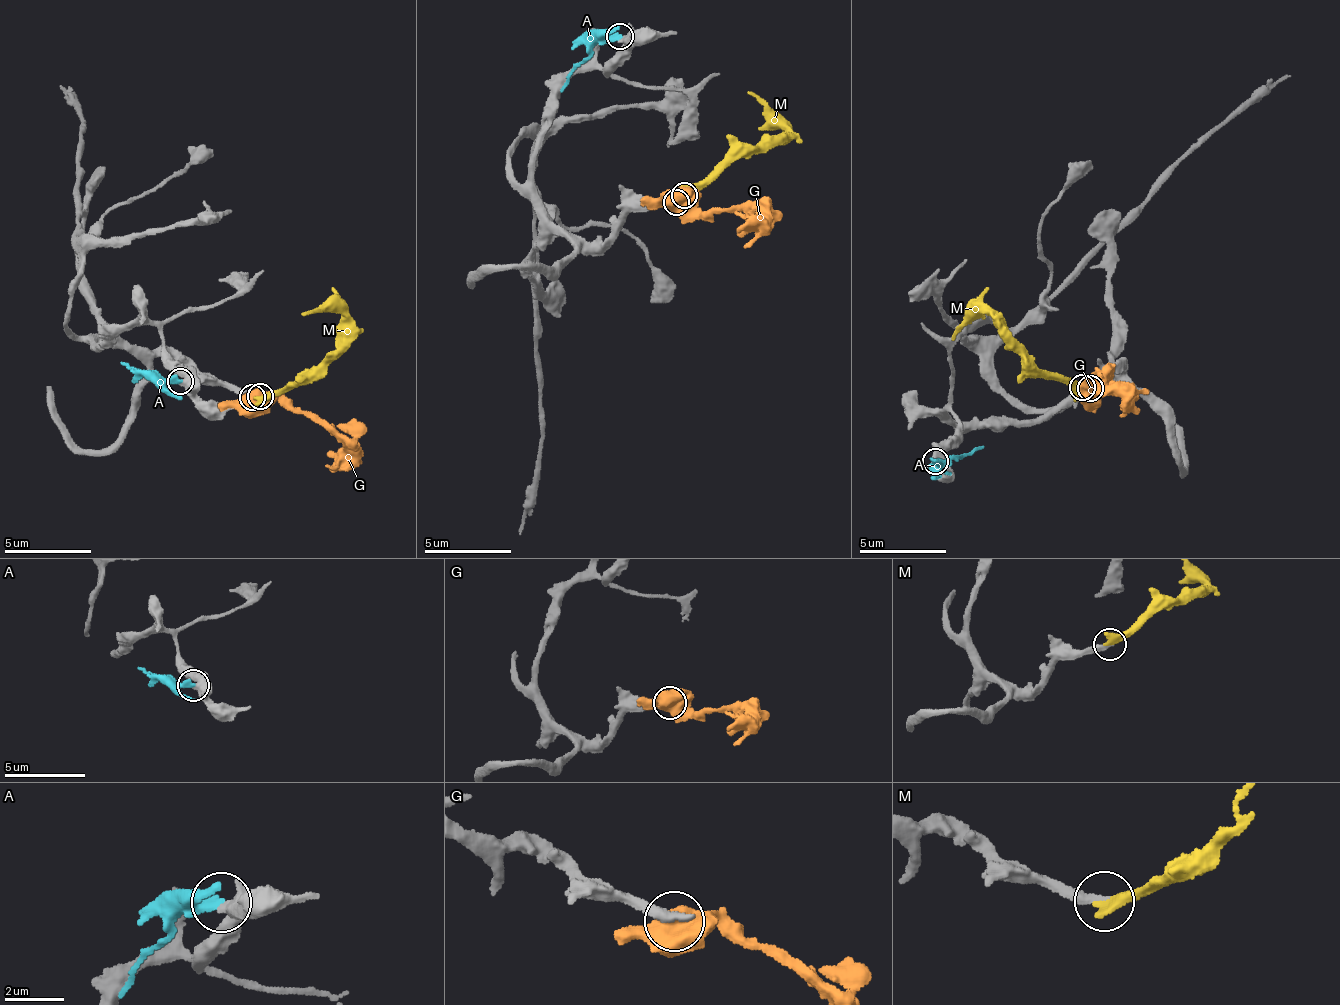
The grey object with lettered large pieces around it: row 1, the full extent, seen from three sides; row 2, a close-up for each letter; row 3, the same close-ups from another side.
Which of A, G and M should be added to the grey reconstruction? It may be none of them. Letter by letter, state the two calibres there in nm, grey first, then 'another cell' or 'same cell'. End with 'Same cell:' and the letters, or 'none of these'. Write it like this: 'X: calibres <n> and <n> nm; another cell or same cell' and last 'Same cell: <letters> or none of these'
A: calibres 400 and 260 nm; another cell
G: calibres 400 and 550 nm; another cell
M: calibres 280 and 400 nm; same cell
Same cell: M

